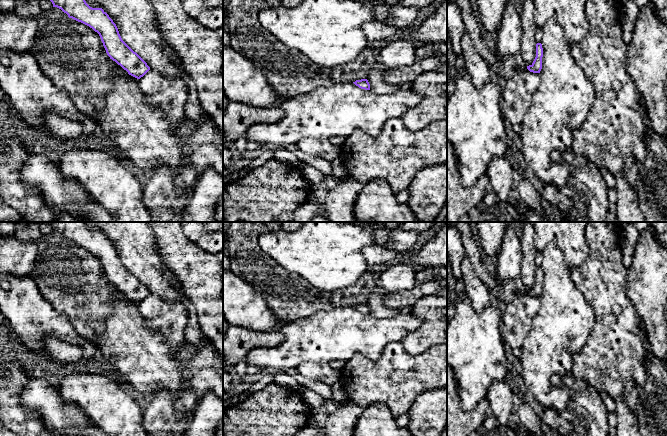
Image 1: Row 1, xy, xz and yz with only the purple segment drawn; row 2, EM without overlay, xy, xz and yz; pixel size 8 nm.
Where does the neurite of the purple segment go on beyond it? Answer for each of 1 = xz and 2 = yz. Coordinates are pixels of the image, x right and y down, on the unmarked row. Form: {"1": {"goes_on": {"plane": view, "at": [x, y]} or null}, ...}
{"1": {"goes_on": null}, "2": {"goes_on": null}}

